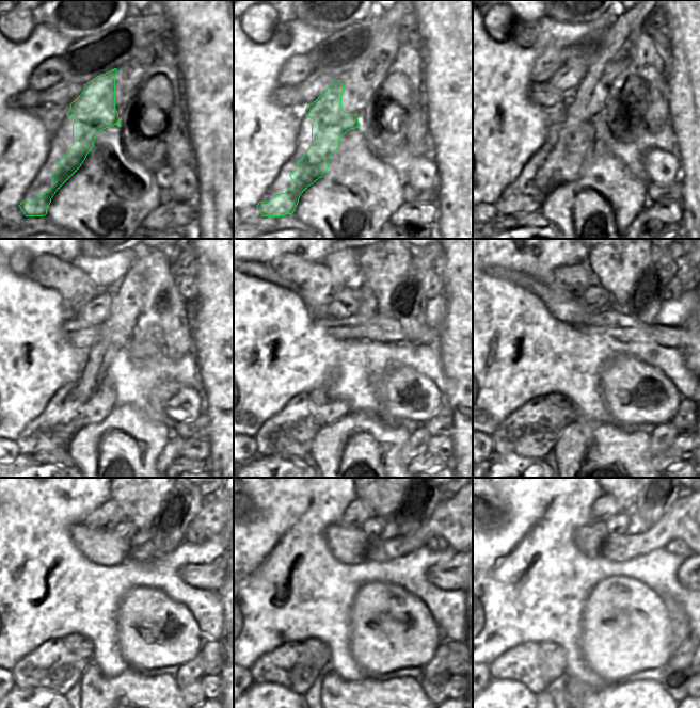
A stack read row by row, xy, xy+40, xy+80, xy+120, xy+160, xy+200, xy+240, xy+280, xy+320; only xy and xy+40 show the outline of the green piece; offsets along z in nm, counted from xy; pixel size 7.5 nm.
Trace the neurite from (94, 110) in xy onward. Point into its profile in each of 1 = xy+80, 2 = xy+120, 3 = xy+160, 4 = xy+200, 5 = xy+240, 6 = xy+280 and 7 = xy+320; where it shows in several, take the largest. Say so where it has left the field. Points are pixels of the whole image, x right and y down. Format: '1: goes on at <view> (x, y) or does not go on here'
1: goes on at xy+80 (562, 162)
2: goes on at xy+120 (70, 415)
3: goes on at xy+160 (295, 437)
4: goes on at xy+200 (535, 436)
5: goes on at xy+240 (53, 665)
6: goes on at xy+280 (290, 664)
7: goes on at xy+320 (522, 663)

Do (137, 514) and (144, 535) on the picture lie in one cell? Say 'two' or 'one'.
two

